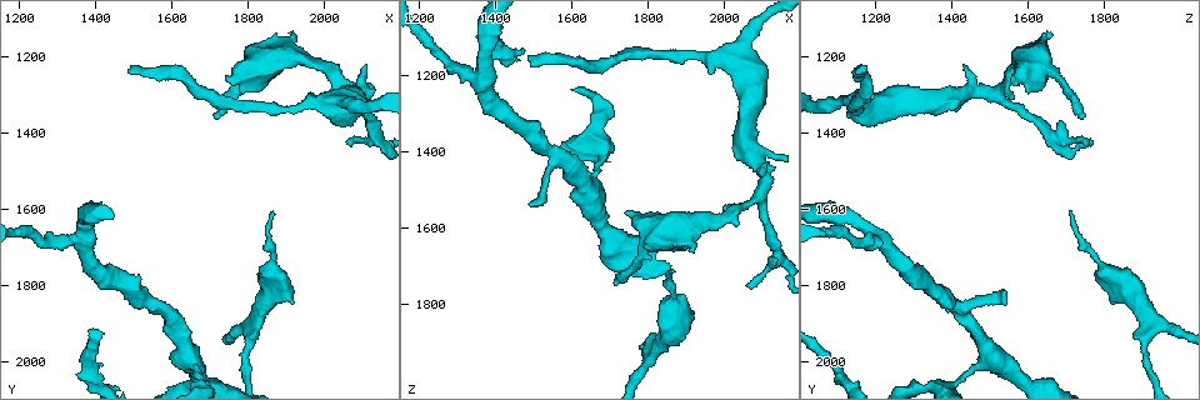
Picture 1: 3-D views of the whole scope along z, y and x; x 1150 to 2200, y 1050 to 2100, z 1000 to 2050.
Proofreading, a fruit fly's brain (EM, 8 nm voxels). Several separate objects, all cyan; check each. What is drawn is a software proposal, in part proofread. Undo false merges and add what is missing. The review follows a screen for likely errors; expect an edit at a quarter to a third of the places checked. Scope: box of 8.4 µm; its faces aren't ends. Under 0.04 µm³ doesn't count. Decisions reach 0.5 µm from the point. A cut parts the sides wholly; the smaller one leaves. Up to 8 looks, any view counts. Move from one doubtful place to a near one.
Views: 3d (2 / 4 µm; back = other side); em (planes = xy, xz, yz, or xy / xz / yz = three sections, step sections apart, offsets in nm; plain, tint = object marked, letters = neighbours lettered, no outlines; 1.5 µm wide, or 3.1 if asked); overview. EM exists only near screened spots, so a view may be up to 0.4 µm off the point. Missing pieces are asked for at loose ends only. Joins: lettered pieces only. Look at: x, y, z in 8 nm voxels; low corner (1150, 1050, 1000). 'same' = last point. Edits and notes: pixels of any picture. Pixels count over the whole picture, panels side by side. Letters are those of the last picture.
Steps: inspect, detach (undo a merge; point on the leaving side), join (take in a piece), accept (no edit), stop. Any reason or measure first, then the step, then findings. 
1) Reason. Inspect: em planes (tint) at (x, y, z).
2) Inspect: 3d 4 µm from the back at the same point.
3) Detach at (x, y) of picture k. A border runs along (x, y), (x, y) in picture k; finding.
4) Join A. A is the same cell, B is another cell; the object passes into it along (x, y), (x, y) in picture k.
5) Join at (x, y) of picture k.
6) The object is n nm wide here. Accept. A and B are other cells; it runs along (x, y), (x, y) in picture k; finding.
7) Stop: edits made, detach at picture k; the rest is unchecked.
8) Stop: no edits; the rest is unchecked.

A fork. Inspect: em planes (letters) at (2100, 1300, 1510).

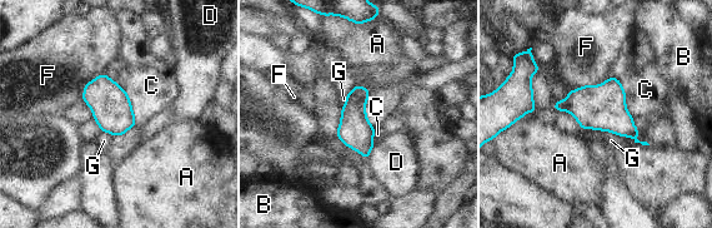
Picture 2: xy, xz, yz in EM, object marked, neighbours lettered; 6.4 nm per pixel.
The longest contact is with C, 380 nm. Accept. A, B, C, D, F and G are other cells; continuous, no second neuron.

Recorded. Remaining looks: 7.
Inspect: em planes (letters) at (1660, 2010, 1485).

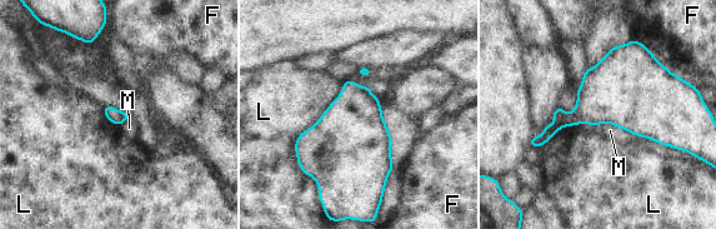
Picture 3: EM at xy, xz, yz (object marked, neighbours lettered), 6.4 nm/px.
Detach at (549, 132) of picture 3. F, L and M are other cells; the part that leaves runs along (559, 111), (557, 123), (532, 144) in picture 3; two neurons meet here.

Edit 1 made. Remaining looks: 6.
An open end. Inspect: em planes (plain) at (1705, 1355, 1735).

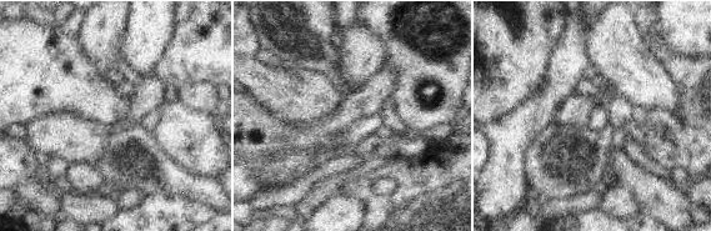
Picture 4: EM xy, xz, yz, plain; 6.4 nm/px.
See the neighbours. Inspect: em planes (letters) at the same point.

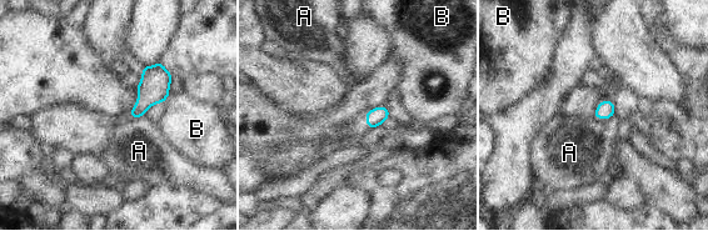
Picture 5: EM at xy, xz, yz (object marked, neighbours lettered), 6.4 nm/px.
Accept. A and B are other cells; a border runs along (143, 115), (133, 119) in picture 5; no lettered piece goes on from it.

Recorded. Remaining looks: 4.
Stop: edits made, detach at picture 3; the rest is unchecked.

